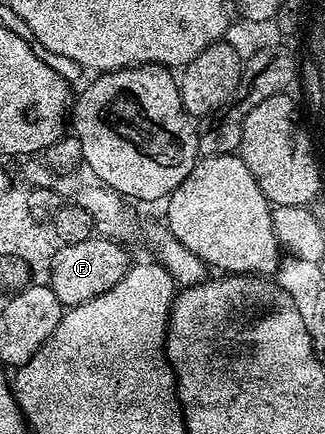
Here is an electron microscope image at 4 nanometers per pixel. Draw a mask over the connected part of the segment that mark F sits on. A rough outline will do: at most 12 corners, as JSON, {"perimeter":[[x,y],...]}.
{"perimeter":[[99,235],[61,244],[47,284],[66,307],[126,275],[123,244]]}

